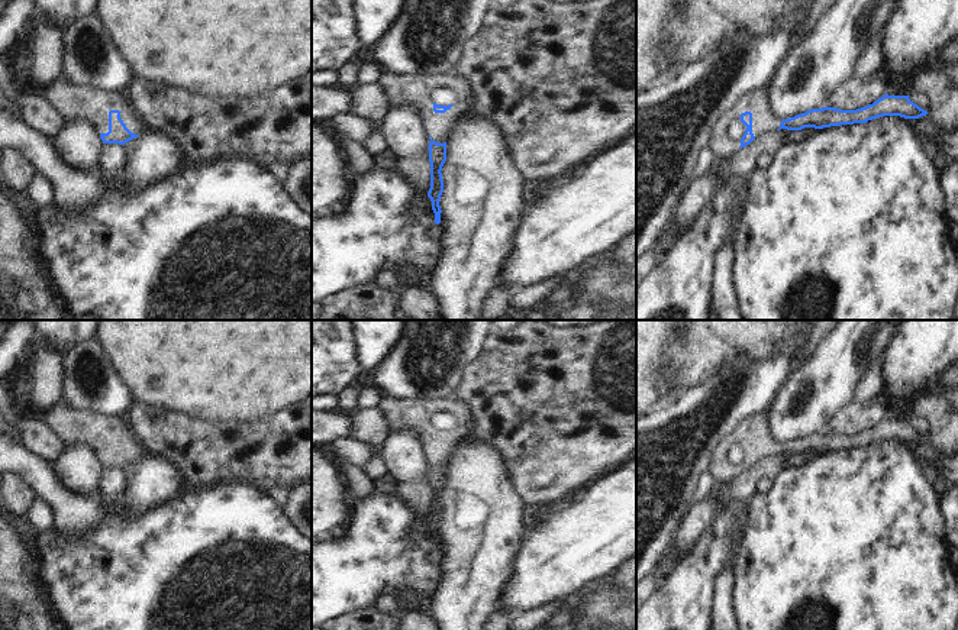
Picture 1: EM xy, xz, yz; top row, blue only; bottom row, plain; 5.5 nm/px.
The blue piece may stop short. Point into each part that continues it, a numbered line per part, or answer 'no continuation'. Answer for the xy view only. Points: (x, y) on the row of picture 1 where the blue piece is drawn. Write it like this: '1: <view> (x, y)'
1: xy (76, 103)

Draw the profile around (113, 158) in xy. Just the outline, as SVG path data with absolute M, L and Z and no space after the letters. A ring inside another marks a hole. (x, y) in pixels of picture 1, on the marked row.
M103 143L100 162L100 177L110 180L120 175L126 167L128 155L125 145L119 143Z

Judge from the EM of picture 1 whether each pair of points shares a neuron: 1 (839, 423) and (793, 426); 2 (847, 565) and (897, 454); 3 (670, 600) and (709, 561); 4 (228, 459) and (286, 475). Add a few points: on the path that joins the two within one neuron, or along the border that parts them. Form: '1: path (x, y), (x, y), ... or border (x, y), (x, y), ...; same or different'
1: border (852, 400), (831, 422), (828, 430); different
2: path (855, 538), (884, 493), (886, 481); same
3: path (680, 590), (699, 571); same
4: path (242, 461), (271, 461); same

